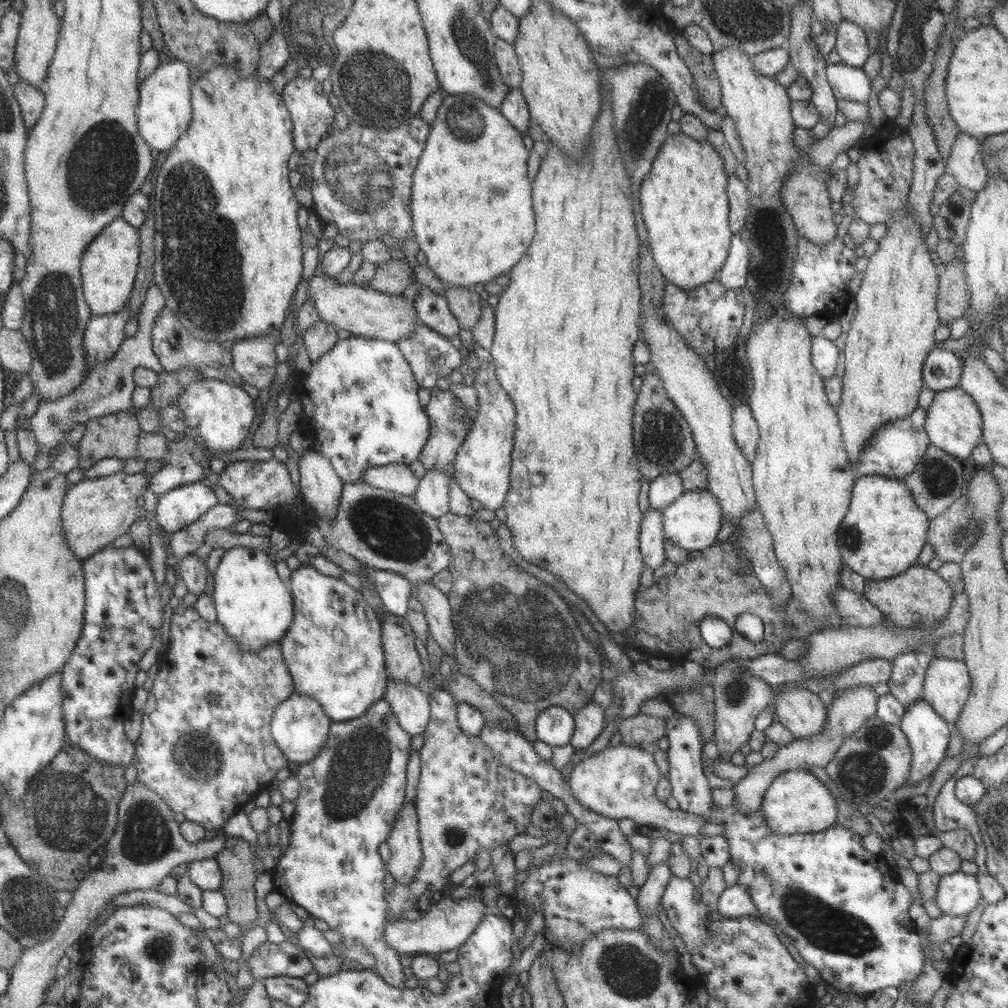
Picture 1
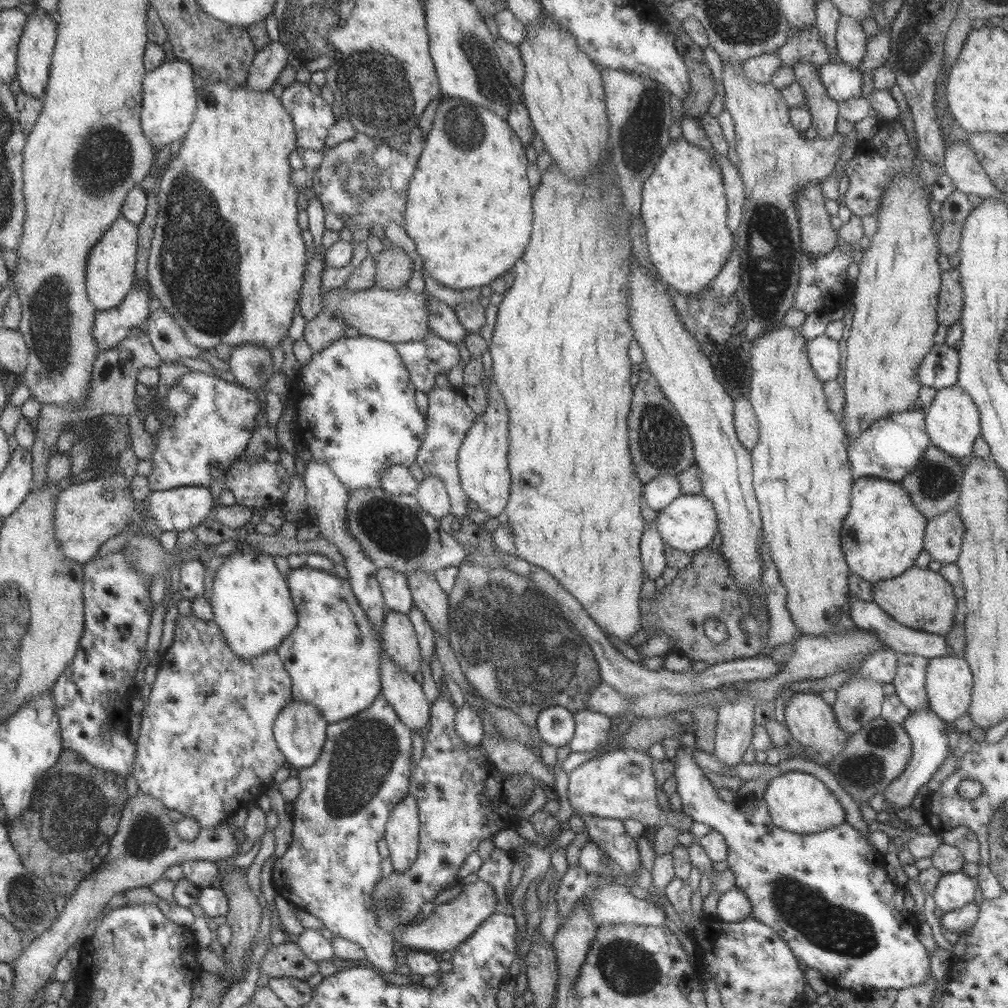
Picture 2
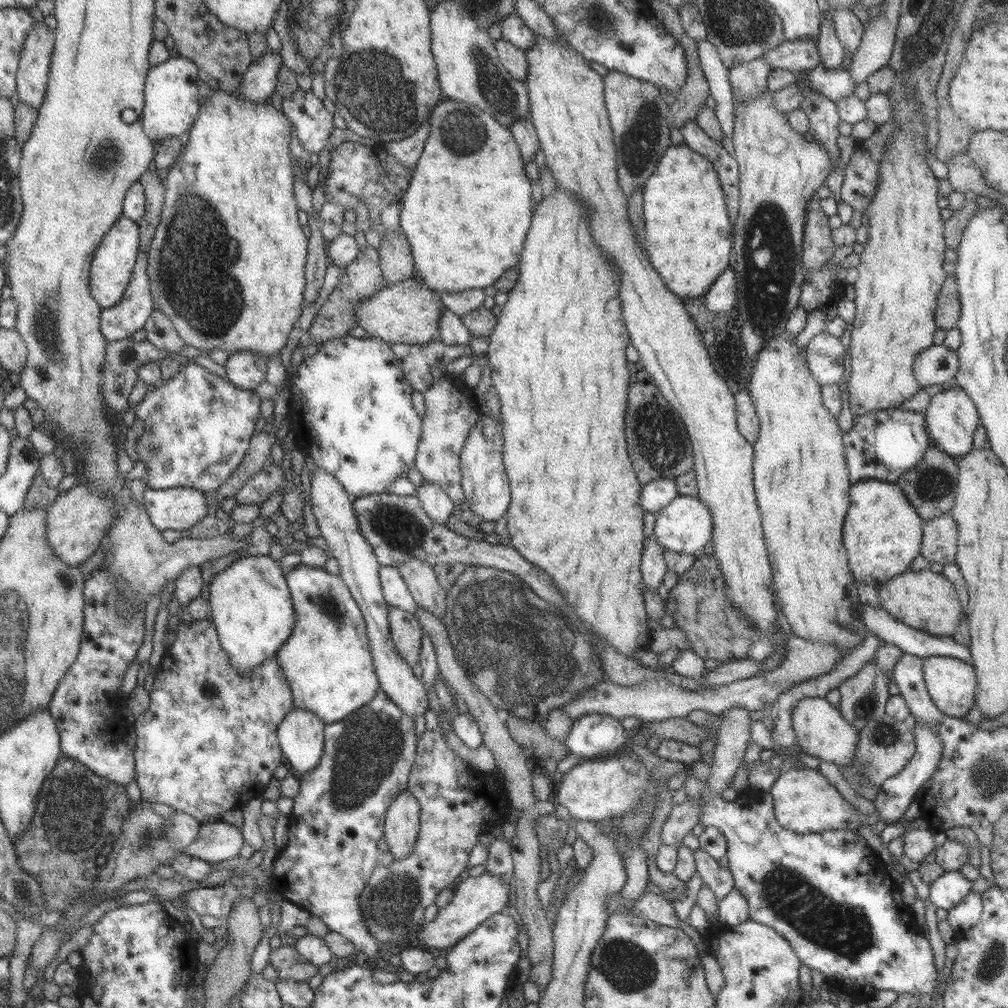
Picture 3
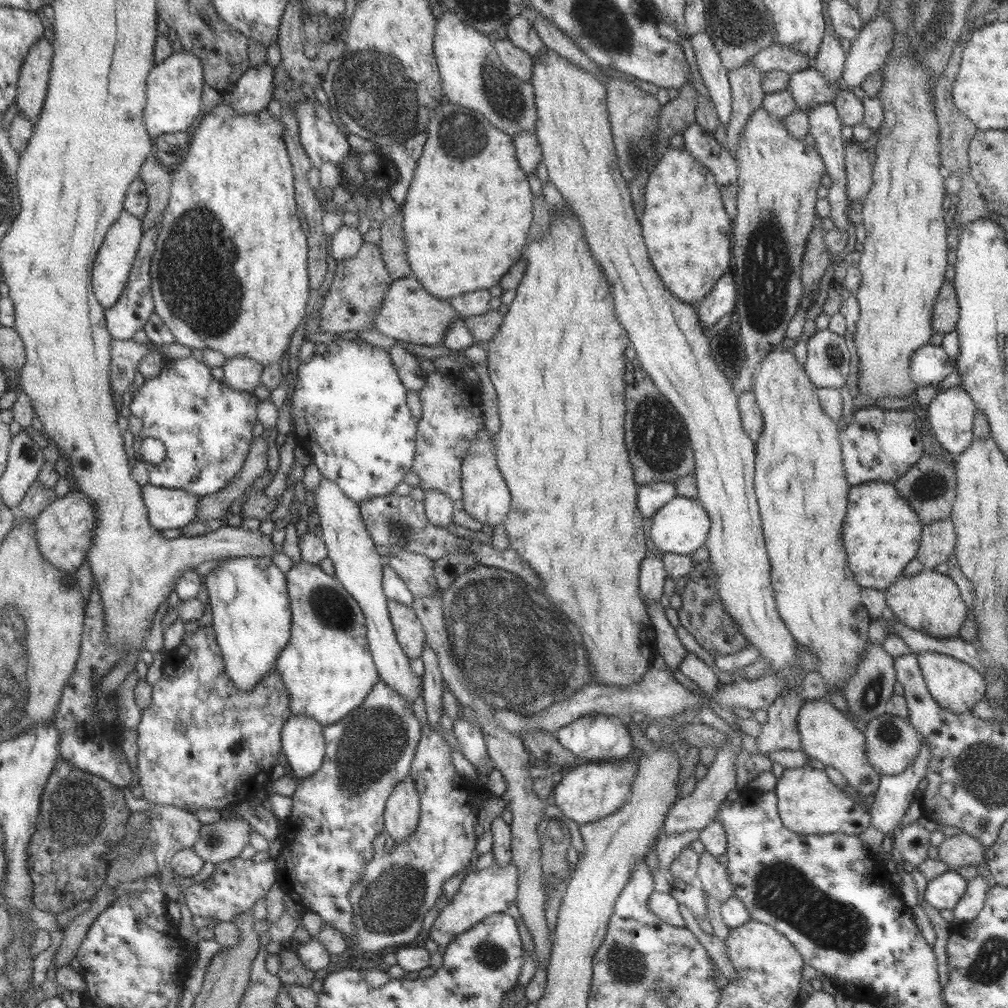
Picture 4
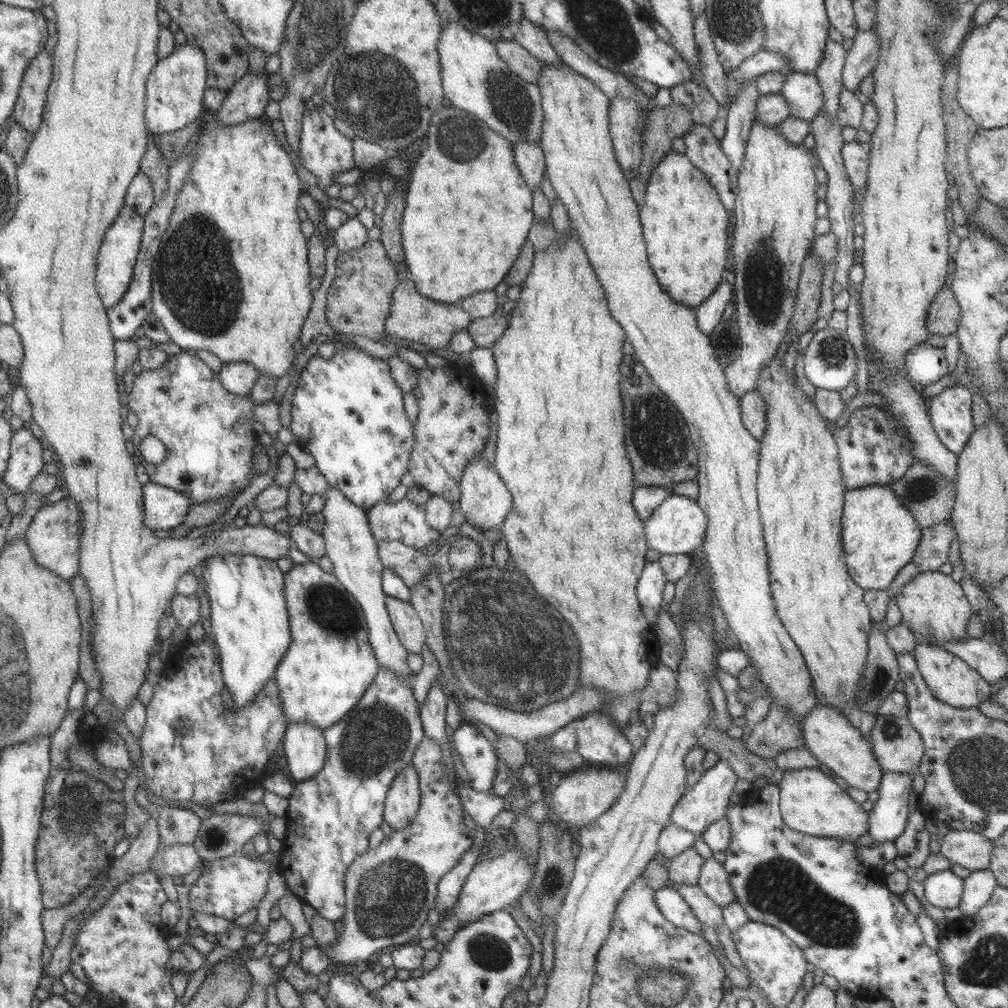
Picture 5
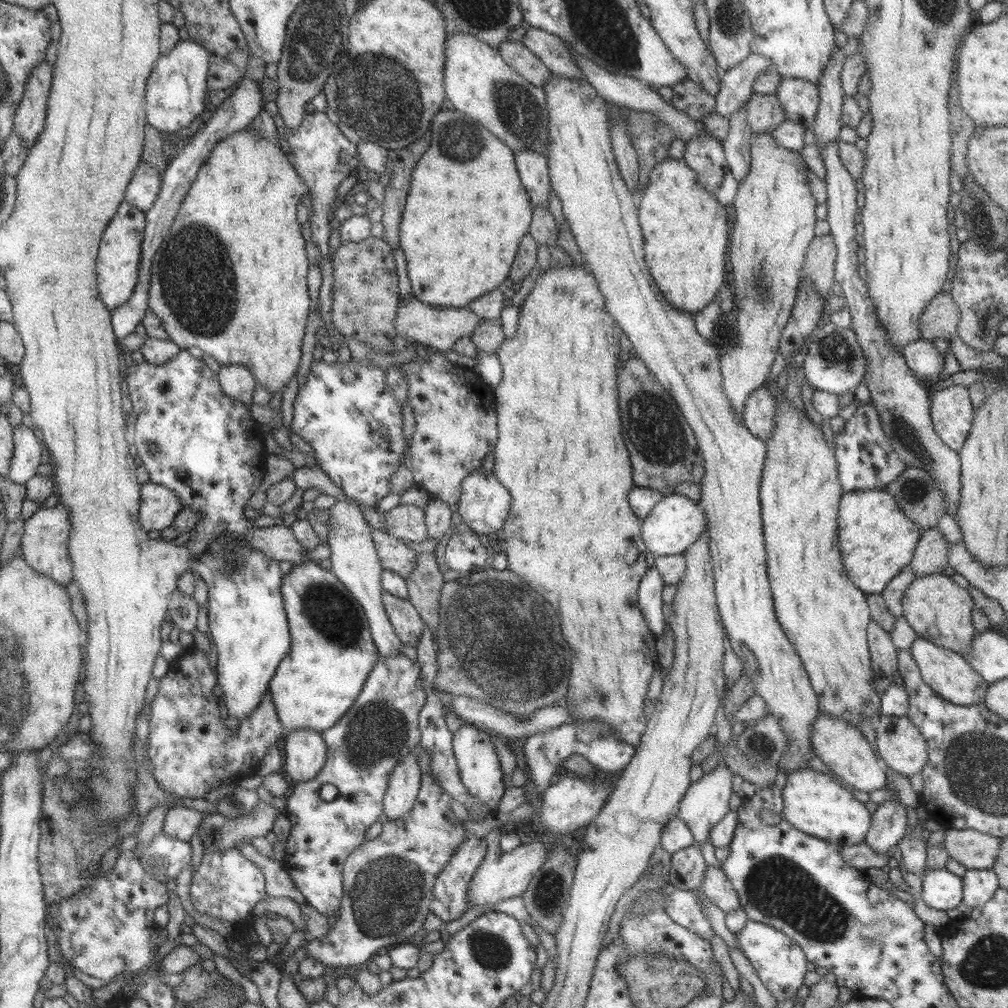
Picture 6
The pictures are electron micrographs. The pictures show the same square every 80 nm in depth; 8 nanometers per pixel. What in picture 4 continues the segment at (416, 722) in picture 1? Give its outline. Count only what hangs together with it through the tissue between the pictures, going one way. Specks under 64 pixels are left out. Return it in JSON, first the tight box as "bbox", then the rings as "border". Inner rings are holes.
{"bbox":[312,476,421,705],"border":[[[323,476],[312,493],[314,509],[319,517],[321,538],[328,552],[327,558],[332,560],[335,568],[334,576],[338,578],[341,586],[351,595],[351,598],[357,602],[363,613],[367,648],[378,678],[411,705],[420,692],[421,679],[409,668],[409,658],[405,656],[400,644],[396,641],[395,631],[388,615],[387,600],[382,591],[383,558],[377,554],[375,545],[365,530],[358,504],[349,500],[337,483]]]}

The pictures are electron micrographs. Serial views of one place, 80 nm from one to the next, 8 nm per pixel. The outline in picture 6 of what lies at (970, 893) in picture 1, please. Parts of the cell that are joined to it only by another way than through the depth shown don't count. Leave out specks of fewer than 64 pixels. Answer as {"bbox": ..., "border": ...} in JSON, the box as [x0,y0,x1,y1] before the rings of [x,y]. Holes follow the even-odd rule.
{"bbox":[921,868,962,911],"border":[[[945,868],[927,869],[921,875],[921,900],[937,911],[954,909],[962,902],[962,878]]]}

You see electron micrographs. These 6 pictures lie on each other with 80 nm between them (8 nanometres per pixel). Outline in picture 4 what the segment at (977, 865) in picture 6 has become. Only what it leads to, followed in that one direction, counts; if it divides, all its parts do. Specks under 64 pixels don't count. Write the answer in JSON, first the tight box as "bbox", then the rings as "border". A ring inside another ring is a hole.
{"bbox":[938,833,985,870],"border":[[[962,833],[944,838],[938,846],[939,861],[944,862],[946,870],[956,870],[964,866],[977,866],[985,862],[985,851],[977,839]]]}

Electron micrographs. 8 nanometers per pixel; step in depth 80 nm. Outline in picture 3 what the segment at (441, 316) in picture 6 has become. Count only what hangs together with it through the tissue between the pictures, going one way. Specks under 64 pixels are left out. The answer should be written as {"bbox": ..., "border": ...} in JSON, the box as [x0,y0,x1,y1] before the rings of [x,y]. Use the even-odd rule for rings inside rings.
{"bbox":[355,277,445,344],"border":[[[414,277],[385,287],[377,294],[357,302],[355,319],[357,326],[361,327],[372,338],[386,343],[427,344],[437,340],[437,322],[445,306],[441,303],[439,295],[423,284],[419,285]]]}

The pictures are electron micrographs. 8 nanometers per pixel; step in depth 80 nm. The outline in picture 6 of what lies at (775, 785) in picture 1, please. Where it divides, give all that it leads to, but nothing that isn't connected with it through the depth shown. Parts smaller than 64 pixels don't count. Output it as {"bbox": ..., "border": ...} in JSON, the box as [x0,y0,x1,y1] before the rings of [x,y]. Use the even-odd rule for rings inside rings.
{"bbox":[780,767,871,846],"border":[[[803,767],[803,770],[786,775],[785,786],[780,792],[783,800],[780,818],[808,836],[837,842],[839,846],[860,844],[870,827],[871,815],[864,804],[855,800],[851,791],[841,788],[839,781],[829,774]]]}

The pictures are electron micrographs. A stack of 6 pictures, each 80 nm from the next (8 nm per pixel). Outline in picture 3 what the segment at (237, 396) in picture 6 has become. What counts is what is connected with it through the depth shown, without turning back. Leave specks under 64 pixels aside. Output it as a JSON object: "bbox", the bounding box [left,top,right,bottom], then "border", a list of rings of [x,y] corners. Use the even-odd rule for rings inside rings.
{"bbox":[225,350,268,391],"border":[[[233,350],[225,362],[226,379],[237,388],[253,391],[264,381],[268,358],[253,351]]]}

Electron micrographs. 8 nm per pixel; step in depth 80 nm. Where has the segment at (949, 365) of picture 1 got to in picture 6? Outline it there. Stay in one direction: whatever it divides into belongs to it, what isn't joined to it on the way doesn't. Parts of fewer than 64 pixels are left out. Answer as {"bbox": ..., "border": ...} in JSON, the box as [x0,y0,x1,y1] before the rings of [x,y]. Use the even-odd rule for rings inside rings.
{"bbox":[900,339,944,387],"border":[[[920,339],[905,345],[900,351],[913,377],[923,385],[929,387],[939,377],[944,356],[931,342]]]}

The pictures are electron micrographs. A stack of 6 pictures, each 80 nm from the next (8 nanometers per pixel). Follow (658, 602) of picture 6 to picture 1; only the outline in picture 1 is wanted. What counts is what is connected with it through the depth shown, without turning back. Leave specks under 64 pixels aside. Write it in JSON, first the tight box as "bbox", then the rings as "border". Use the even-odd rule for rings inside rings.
{"bbox":[638,508,665,570],"border":[[[651,508],[646,510],[640,522],[638,536],[639,550],[645,566],[655,570],[665,560],[662,511]]]}

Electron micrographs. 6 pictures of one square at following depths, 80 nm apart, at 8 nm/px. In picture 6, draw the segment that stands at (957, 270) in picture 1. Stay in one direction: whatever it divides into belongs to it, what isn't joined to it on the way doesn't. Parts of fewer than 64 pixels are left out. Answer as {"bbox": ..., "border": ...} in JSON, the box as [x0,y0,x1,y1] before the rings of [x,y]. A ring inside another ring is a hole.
{"bbox":[919,292,960,342],"border":[[[939,292],[919,315],[919,338],[931,342],[933,338],[949,340],[955,335],[960,320],[958,307],[947,292]]]}

